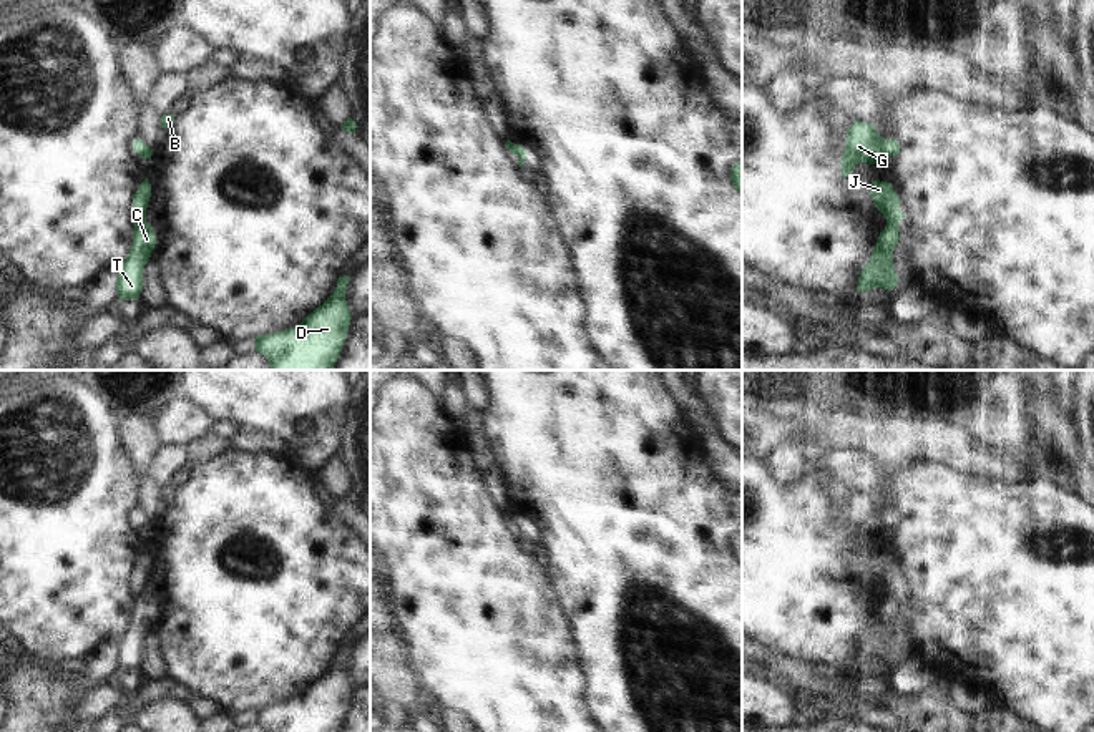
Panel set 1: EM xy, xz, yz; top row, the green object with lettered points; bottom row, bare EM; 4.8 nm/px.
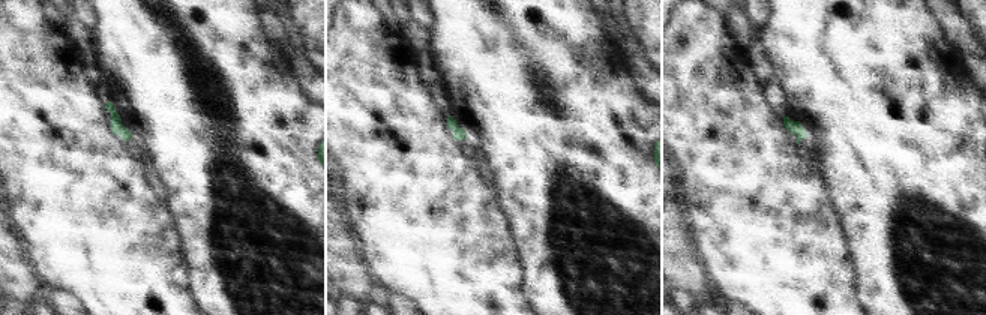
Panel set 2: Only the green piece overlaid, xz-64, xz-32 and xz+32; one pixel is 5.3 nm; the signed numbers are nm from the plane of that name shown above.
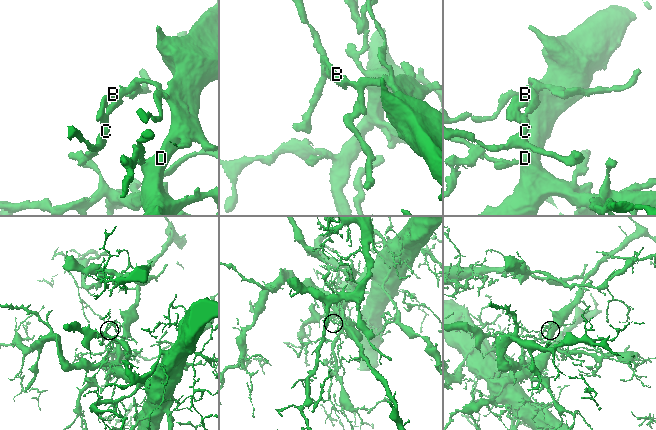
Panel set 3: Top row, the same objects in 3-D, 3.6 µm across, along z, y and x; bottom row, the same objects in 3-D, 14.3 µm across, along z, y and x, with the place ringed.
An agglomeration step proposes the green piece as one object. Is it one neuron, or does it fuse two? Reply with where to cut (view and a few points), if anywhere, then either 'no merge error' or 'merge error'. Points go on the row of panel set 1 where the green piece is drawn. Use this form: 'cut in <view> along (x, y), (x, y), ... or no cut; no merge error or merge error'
cut in xy along (145, 221), (135, 226); merge error

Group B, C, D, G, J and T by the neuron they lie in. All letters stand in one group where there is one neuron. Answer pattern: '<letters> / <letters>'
B D G J / C T

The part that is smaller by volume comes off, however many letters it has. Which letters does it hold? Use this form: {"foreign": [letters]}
{"foreign": ["C", "T"]}

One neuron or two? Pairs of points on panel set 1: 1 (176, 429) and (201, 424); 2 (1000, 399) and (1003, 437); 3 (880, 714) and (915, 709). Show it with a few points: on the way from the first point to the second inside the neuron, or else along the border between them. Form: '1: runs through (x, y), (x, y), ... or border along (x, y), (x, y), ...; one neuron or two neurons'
1: runs through (183, 424), (195, 424); one neuron
2: runs through (1001, 409), (1003, 427); one neuron
3: border along (887, 704), (900, 714); two neurons

